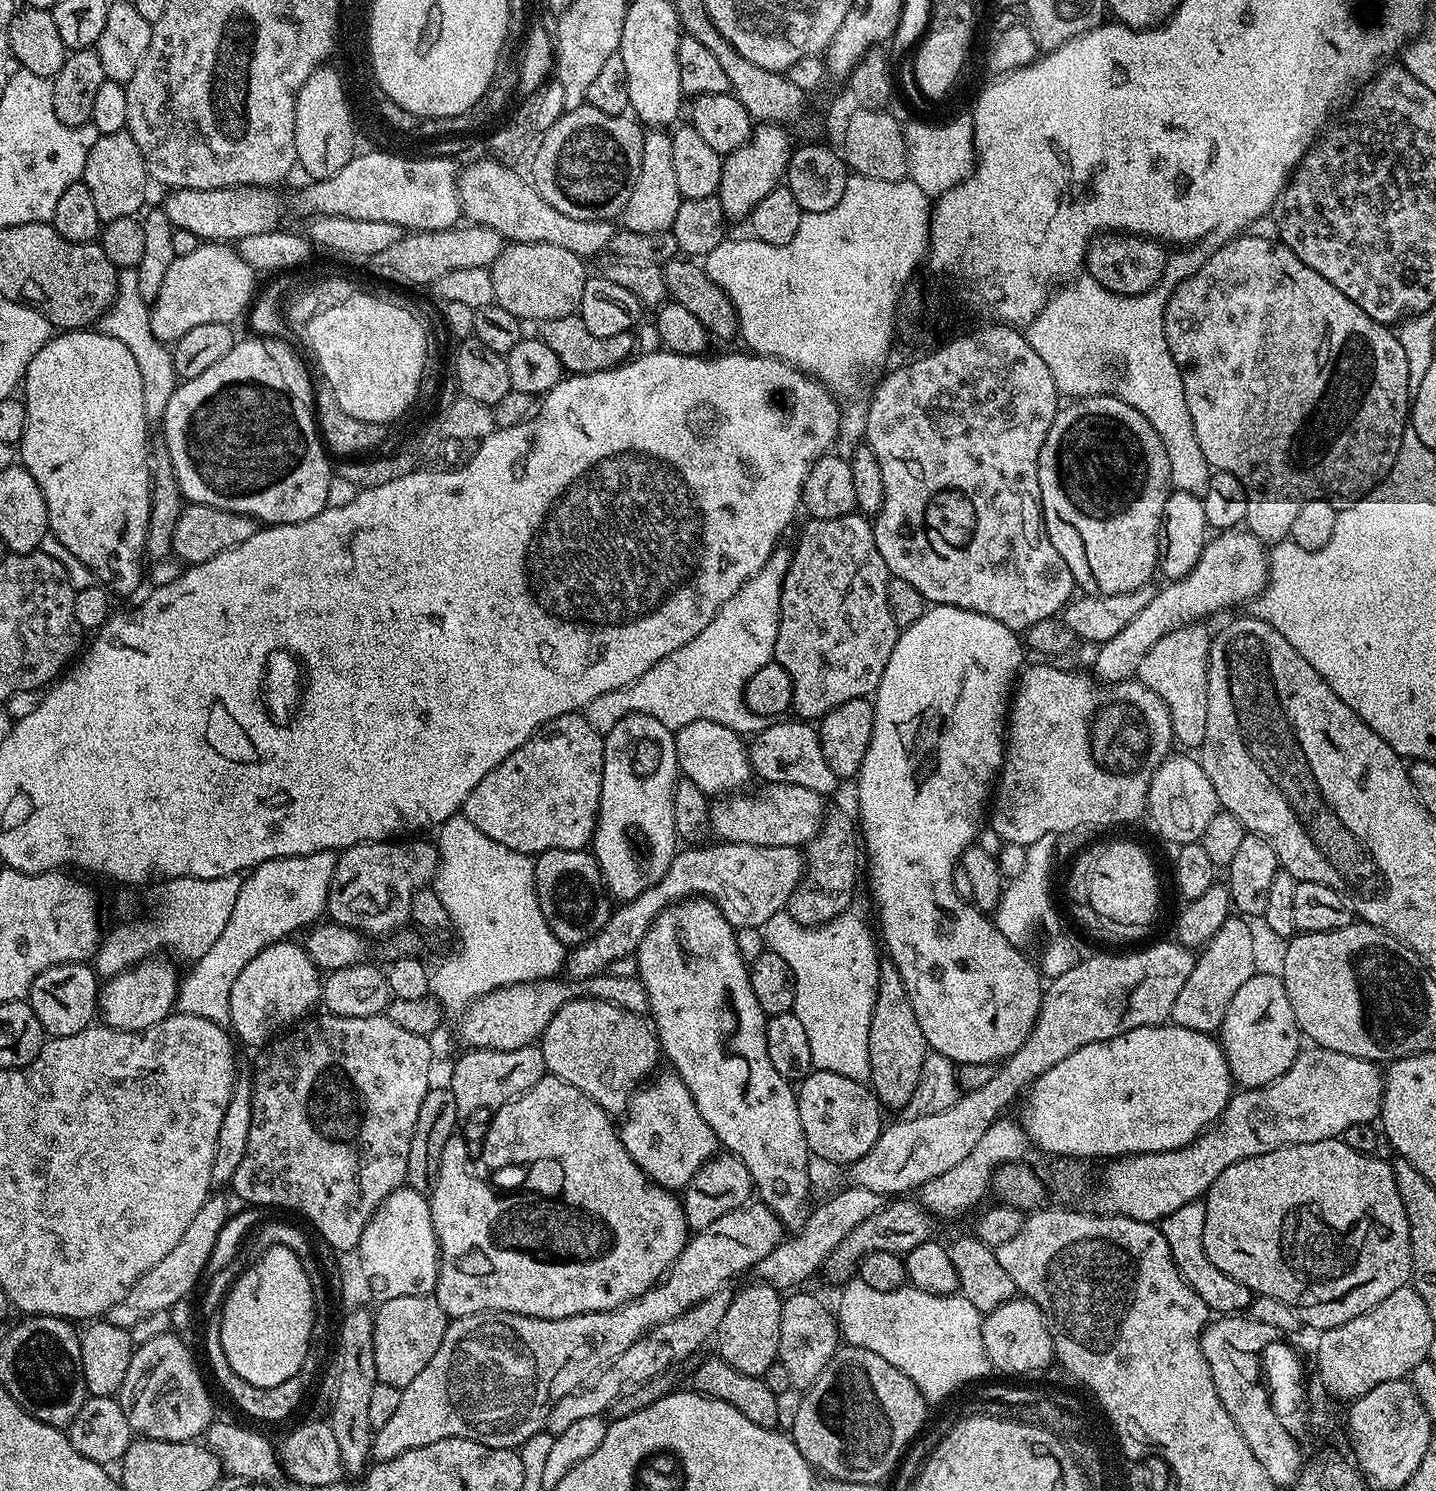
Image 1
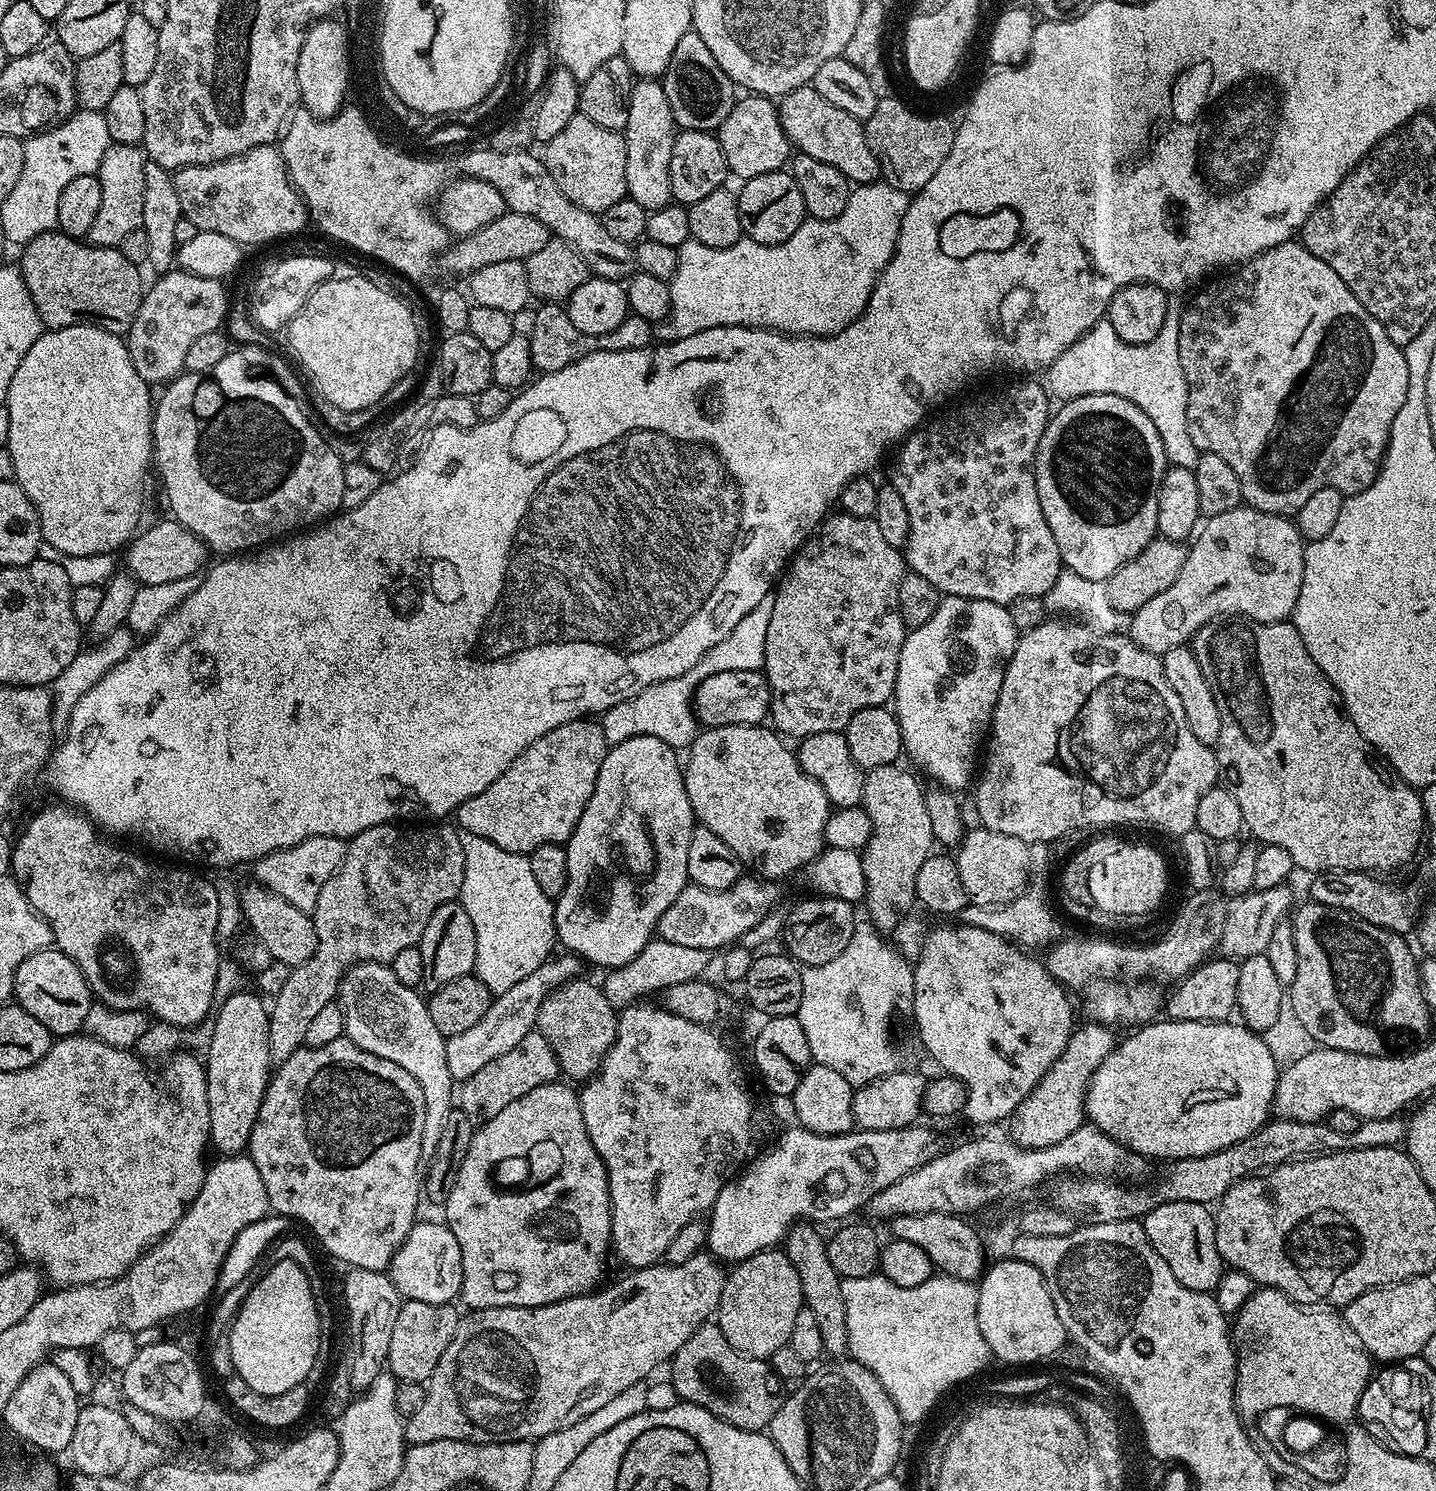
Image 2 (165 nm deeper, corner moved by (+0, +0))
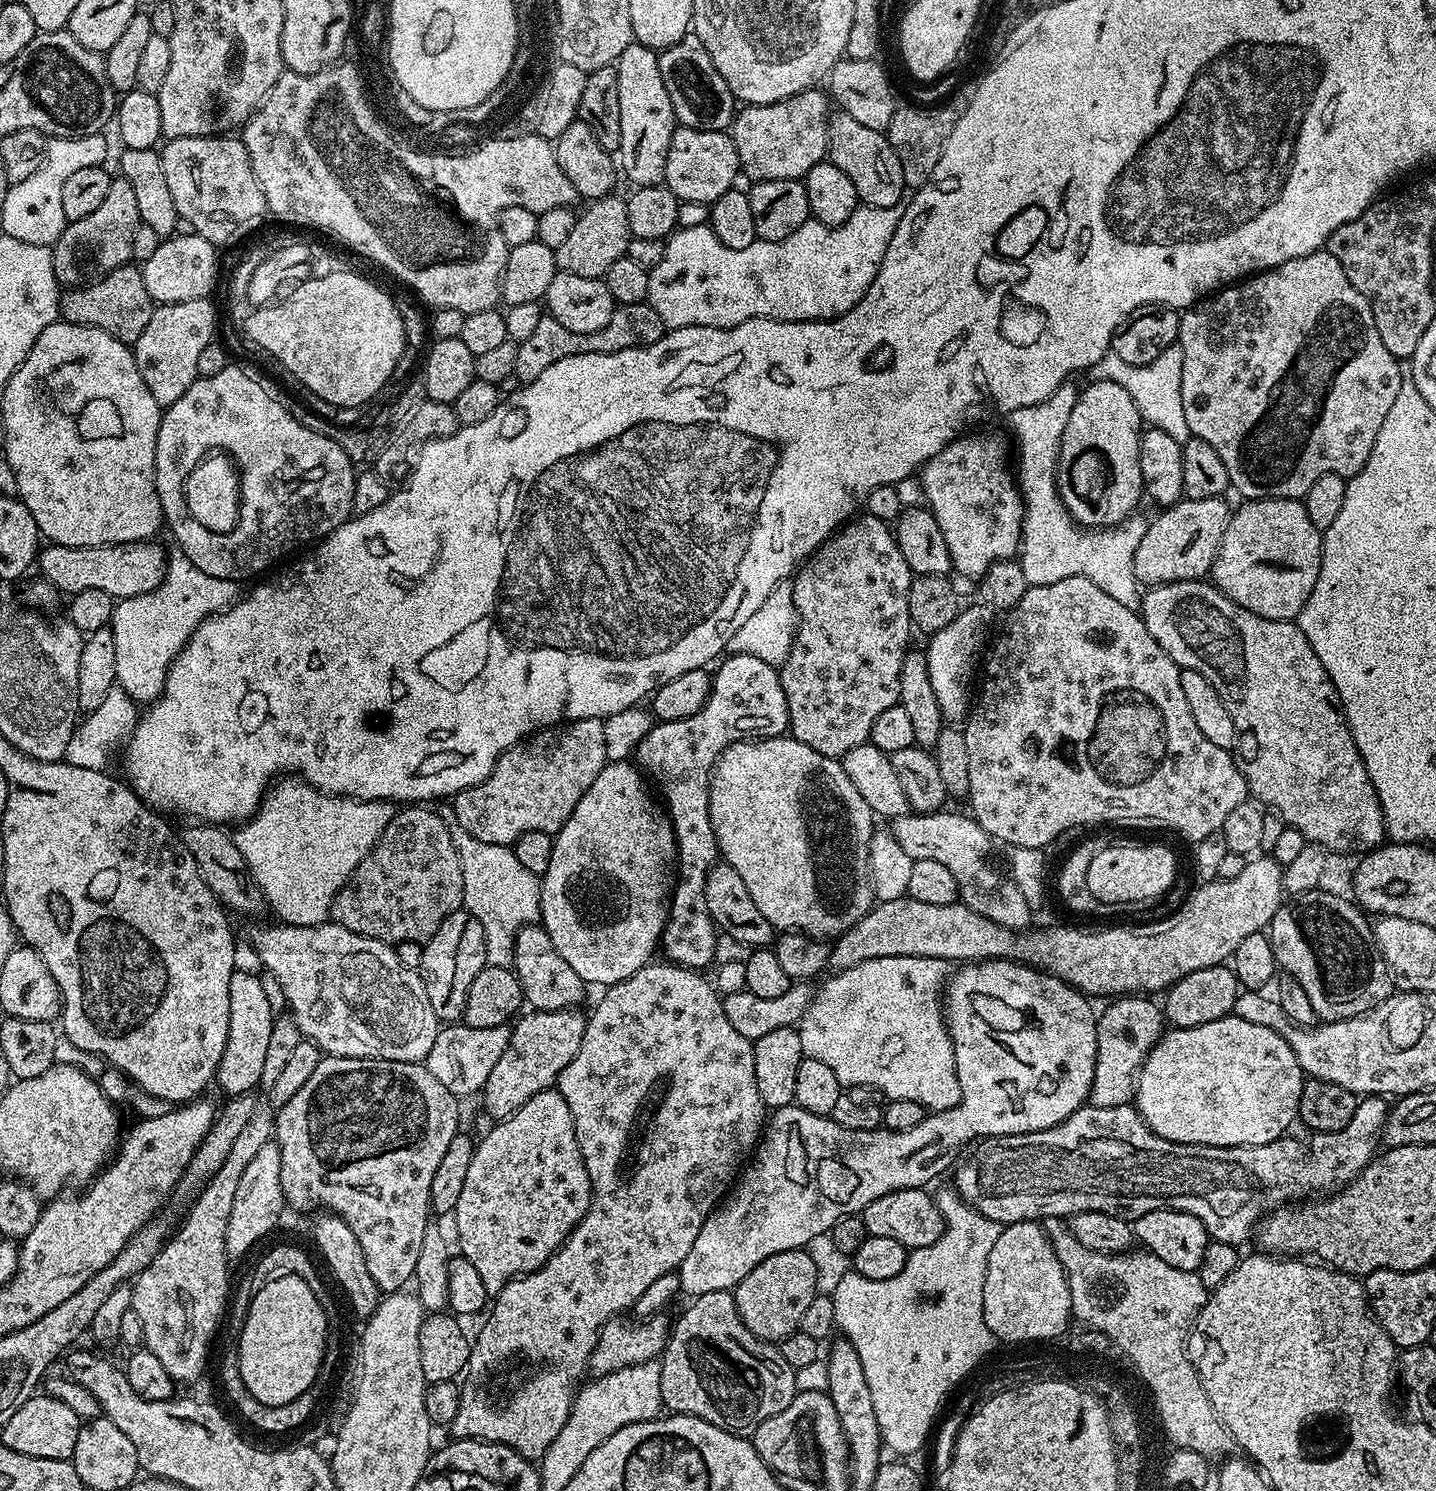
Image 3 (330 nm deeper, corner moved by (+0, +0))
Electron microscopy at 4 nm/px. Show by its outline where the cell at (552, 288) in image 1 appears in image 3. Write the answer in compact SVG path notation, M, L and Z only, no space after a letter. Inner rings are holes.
M619 194L591 201L587 205L588 209L577 215L574 230L570 230L566 242L555 248L557 269L561 272L579 274L582 278L599 280L607 277L610 266L614 266L614 262L618 262L618 258L627 253L628 242L633 237L630 222L626 222L627 205L627 199Z

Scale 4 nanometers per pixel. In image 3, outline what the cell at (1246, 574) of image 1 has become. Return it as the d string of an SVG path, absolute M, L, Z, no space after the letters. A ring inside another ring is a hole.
M1250 500L1241 505L1237 512L1235 509L1228 517L1226 534L1222 534L1220 549L1212 564L1211 583L1226 598L1262 618L1295 621L1302 606L1306 606L1306 598L1310 598L1310 590L1314 590L1314 582L1318 582L1320 555L1324 545L1321 529L1310 522L1310 514L1306 514L1306 506L1300 500Z

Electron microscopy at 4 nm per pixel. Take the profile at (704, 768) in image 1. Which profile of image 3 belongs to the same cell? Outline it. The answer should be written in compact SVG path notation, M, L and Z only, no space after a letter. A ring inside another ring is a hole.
M791 734L783 736L765 736L750 740L735 740L718 758L712 769L710 782L710 822L714 826L714 838L719 855L723 863L734 866L742 877L746 890L750 890L750 898L754 898L754 906L770 922L773 929L785 932L805 932L816 940L825 942L835 941L843 932L850 930L872 909L874 893L872 890L872 876L868 873L868 851L871 848L872 833L874 831L874 814L870 806L866 806L862 794L854 787L854 782L846 778L846 770L839 759L818 754L818 750L810 750L802 742L798 742Z

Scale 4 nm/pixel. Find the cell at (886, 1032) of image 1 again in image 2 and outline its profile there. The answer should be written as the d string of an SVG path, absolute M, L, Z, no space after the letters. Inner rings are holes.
M899 763L887 764L886 766L874 766L864 773L864 798L862 807L864 812L872 820L872 836L868 844L862 849L860 861L864 867L866 878L866 890L862 907L868 911L867 919L877 928L881 934L889 934L900 924L900 919L911 910L912 904L917 903L916 879L922 862L926 862L928 856L934 852L934 837L930 828L930 814L926 812L924 794L925 785L916 781L915 771L907 772L900 768Z

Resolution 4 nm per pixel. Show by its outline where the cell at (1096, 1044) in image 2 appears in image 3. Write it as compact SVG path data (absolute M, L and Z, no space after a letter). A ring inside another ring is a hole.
M1125 994L1113 999L1112 1004L1096 1017L1096 1065L1094 1066L1094 1082L1090 1086L1087 1103L1094 1108L1102 1106L1122 1106L1132 1104L1136 1091L1136 1077L1140 1074L1140 1067L1148 1056L1148 1051L1156 1045L1166 1031L1164 1010L1155 999L1144 994Z

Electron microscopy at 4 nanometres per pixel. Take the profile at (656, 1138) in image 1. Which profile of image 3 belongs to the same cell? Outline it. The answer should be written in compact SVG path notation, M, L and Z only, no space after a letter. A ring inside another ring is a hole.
M649 962L642 970L630 974L630 978L617 984L609 984L603 989L604 997L597 1002L596 1009L592 1013L590 1011L587 1013L582 1046L578 1046L578 1054L570 1058L570 1066L566 1066L566 1070L562 1070L562 1074L556 1079L556 1088L562 1094L562 1098L566 1098L566 1106L570 1106L578 1150L590 1174L592 1183L590 1210L586 1210L582 1222L578 1222L575 1230L565 1238L564 1245L544 1265L538 1270L516 1277L501 1292L495 1293L483 1317L484 1325L471 1341L472 1349L468 1355L466 1376L472 1380L484 1380L491 1368L502 1367L515 1352L528 1352L529 1358L544 1368L538 1369L525 1384L518 1385L513 1390L512 1397L501 1408L492 1404L487 1390L482 1385L465 1383L460 1390L458 1414L454 1414L450 1425L452 1440L485 1440L491 1444L505 1444L520 1456L525 1456L527 1460L539 1461L540 1457L546 1454L546 1450L550 1450L550 1442L558 1438L562 1426L566 1426L566 1418L570 1418L574 1389L581 1383L580 1375L588 1368L588 1359L598 1342L602 1326L617 1314L624 1314L620 1312L626 1310L628 1312L658 1278L679 1269L682 1258L686 1258L686 1254L690 1254L690 1246L694 1246L694 1238L698 1238L698 1230L702 1230L702 1222L706 1222L708 1215L725 1199L726 1193L741 1175L746 1161L753 1155L761 1139L766 1127L766 1109L758 1094L758 1082L754 1078L753 1041L742 1038L742 1034L738 1034L738 1030L730 1026L730 1018L726 1018L724 1001L709 977L707 980L699 971L682 968L679 964L656 963Z

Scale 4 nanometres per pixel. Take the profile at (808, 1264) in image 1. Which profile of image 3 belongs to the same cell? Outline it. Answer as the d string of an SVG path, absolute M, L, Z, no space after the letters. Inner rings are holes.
M1365 1096L1357 1103L1356 1109L1354 1110L1354 1118L1350 1118L1350 1126L1346 1126L1337 1132L1312 1132L1311 1135L1309 1135L1309 1140L1306 1141L1305 1144L1300 1140L1281 1138L1269 1144L1227 1148L1226 1146L1175 1144L1174 1142L1170 1142L1166 1138L1154 1134L1154 1130L1150 1130L1150 1126L1146 1126L1146 1122L1140 1117L1140 1113L1136 1111L1132 1104L1102 1106L1101 1108L1085 1106L1078 1109L1074 1114L1070 1114L1070 1118L1066 1118L1058 1126L1047 1128L1041 1132L1027 1132L1026 1134L1014 1134L1013 1136L990 1136L981 1139L979 1143L955 1165L954 1173L956 1172L956 1184L954 1184L954 1190L975 1212L981 1212L986 1218L990 1218L1002 1226L1005 1224L1013 1224L1014 1222L1022 1222L1023 1220L1043 1222L1047 1220L1049 1216L1067 1218L1073 1216L1075 1212L1112 1212L1116 1216L1135 1218L1146 1214L1150 1210L1173 1208L1174 1210L1182 1210L1186 1214L1194 1214L1194 1218L1198 1218L1204 1223L1209 1237L1211 1237L1212 1240L1240 1246L1243 1245L1242 1242L1247 1236L1249 1239L1249 1237L1255 1233L1256 1225L1276 1208L1285 1207L1289 1202L1300 1202L1305 1198L1315 1197L1317 1194L1331 1193L1337 1185L1343 1186L1355 1180L1358 1173L1377 1155L1378 1139L1382 1126L1388 1117L1389 1107L1389 1101L1383 1096Z

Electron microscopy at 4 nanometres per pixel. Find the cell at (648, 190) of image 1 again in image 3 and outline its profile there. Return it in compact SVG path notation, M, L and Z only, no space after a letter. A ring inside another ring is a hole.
M635 42L628 44L626 50L615 62L618 74L618 103L622 114L622 142L618 153L618 168L626 179L636 188L664 184L666 174L666 154L670 154L670 138L674 138L678 121L674 106L670 106L670 94L666 94L666 82L662 82L662 66L657 49L648 48Z

